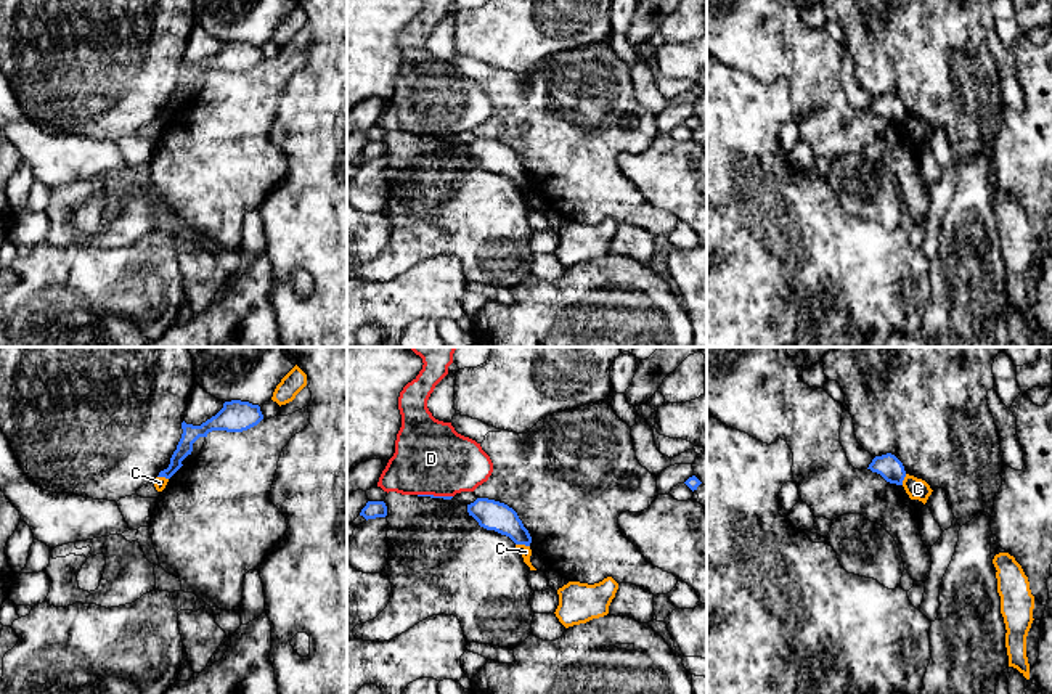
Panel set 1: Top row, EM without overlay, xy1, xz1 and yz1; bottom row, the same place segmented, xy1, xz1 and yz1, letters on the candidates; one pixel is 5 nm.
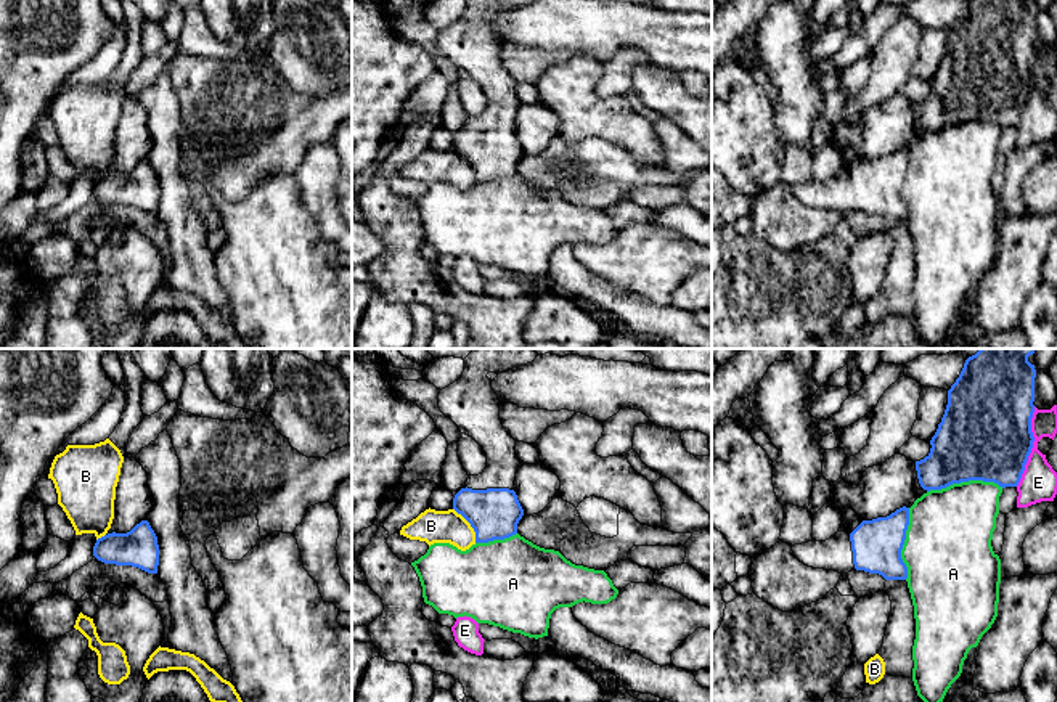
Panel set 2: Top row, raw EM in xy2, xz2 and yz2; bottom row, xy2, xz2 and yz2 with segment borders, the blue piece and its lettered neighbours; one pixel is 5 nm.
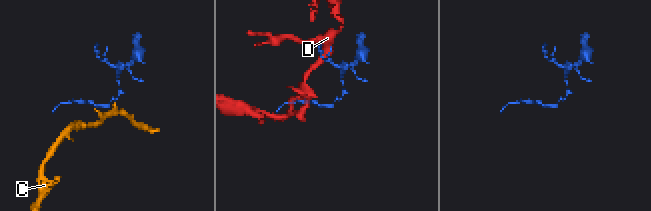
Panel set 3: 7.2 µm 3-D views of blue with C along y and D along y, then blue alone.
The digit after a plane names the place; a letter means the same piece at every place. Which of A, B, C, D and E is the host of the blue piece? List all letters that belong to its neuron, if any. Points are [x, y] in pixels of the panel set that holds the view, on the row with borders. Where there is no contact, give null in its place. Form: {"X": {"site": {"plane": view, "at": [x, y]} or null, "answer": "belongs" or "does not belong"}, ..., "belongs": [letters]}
{"A": {"site": {"plane": "yz2", "at": [964, 481]}, "answer": "does not belong"}, "B": {"site": {"plane": "xz2", "at": [471, 526]}, "answer": "does not belong"}, "C": {"site": {"plane": "xz1", "at": [522, 543]}, "answer": "does not belong"}, "D": {"site": {"plane": "xz1", "at": [436, 497]}, "answer": "does not belong"}, "E": {"site": {"plane": "yz2", "at": [1032, 447]}, "answer": "does not belong"}, "belongs": []}

